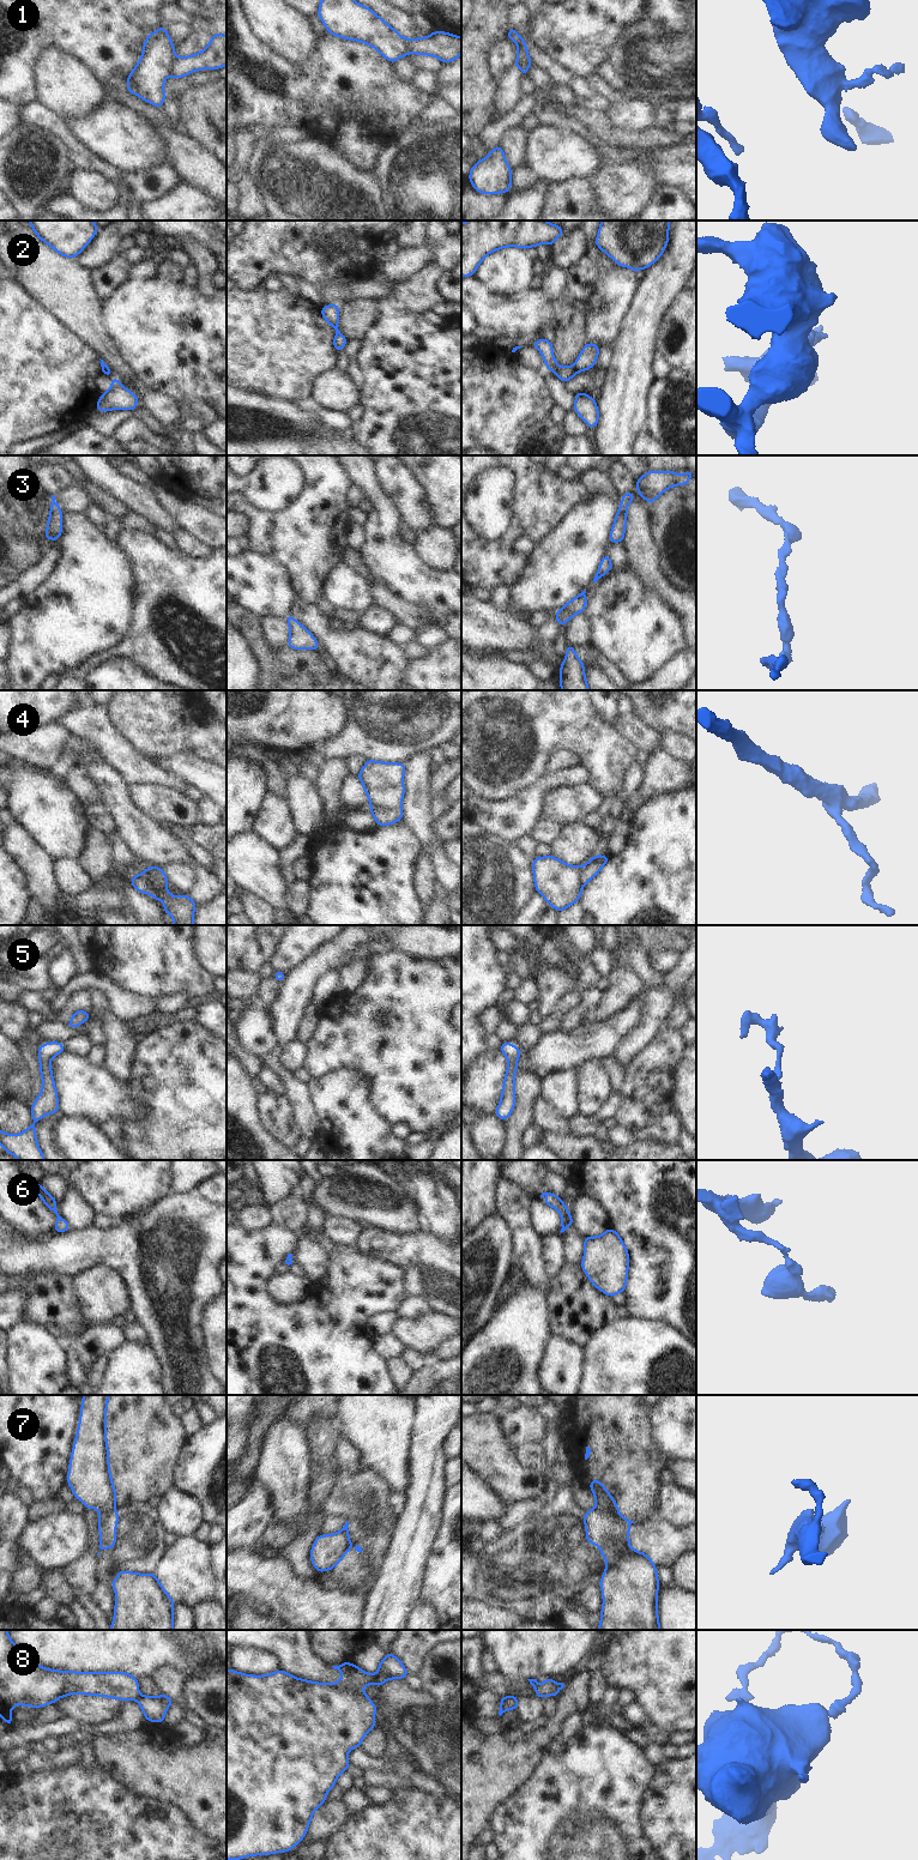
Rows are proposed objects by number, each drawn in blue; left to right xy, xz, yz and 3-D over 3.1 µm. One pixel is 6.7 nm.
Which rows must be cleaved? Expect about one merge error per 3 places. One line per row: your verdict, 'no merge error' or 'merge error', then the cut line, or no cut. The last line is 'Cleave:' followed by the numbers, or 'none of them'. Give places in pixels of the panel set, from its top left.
1: merge error; cut xy (175, 56), (170, 64), (169, 74)
2: merge error; cut yz (574, 364), (577, 372)
3: no merge error; cut none
4: merge error; cut xz (370, 803), (378, 807), (399, 808)
5: no merge error; cut none
6: no merge error; cut none
7: merge error; cut xy (113, 1509), (106, 1516), (101, 1532), (107, 1546)
8: merge error; cut xz (373, 1676), (374, 1683)
Cleave: 1, 2, 4, 7, 8

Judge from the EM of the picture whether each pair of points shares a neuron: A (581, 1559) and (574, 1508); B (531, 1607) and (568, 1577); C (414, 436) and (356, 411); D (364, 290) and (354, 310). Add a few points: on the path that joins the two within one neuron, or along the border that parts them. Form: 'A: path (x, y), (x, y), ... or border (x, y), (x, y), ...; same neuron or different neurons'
A: path (577, 1546), (577, 1525), (574, 1521); same neuron
B: path (541, 1598), (559, 1582); same neuron
C: border (358, 402), (362, 414), (352, 421); different neurons
D: border (373, 299), (350, 300), (338, 305); different neurons

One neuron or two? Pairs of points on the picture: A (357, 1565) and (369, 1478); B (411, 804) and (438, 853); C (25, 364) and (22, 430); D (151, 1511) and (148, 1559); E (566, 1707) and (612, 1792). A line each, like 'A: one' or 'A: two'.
A: two
B: one
C: one
D: one
E: two

